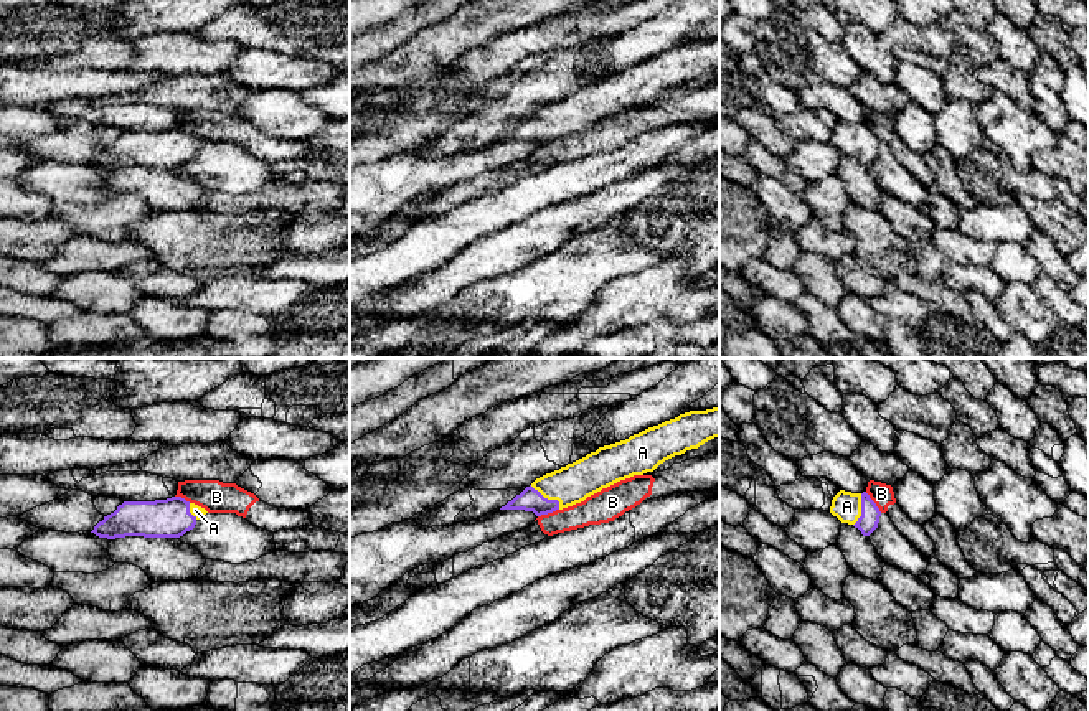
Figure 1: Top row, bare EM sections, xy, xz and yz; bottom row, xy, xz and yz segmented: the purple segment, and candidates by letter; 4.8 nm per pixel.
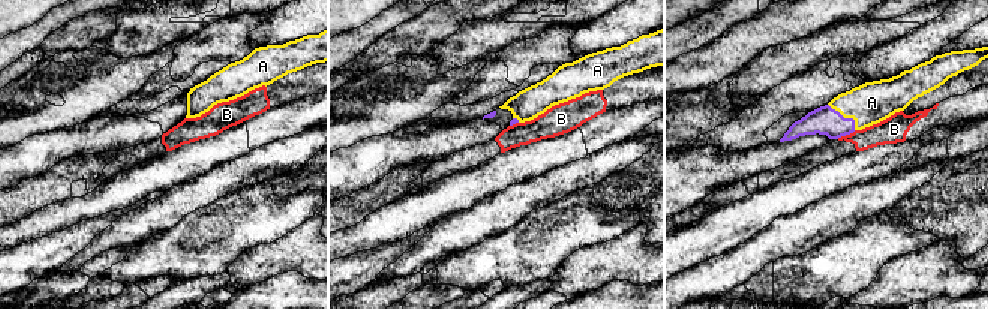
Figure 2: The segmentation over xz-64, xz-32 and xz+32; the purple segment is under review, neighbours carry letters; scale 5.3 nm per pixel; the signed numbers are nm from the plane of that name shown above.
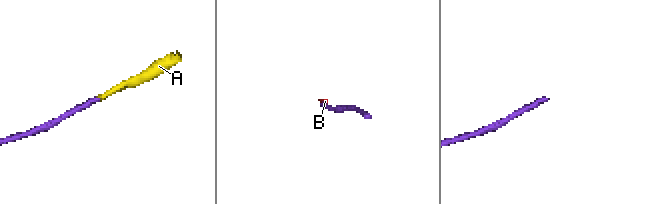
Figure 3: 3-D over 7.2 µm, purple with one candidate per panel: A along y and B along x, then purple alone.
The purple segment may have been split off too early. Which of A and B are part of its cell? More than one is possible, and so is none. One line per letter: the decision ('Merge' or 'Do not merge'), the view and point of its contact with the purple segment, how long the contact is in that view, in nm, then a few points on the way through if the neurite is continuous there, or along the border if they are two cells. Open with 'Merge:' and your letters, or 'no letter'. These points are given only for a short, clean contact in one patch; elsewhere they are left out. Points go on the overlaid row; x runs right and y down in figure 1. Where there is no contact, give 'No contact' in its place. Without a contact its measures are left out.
Merge: A
A: Merge. Touches purple at xz (546, 499). Shared border 190 nm. Path across: xz (530, 500), (546, 499), (555, 490), (573, 484)
B: Do not merge. Touches purple at xz (548, 512). Shared border 110 nm. Boundary: xz (558, 508), (538, 517)

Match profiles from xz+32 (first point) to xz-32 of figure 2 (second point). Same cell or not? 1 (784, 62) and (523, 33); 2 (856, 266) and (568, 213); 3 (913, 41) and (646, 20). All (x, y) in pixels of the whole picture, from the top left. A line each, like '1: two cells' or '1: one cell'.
1: one cell
2: one cell
3: one cell

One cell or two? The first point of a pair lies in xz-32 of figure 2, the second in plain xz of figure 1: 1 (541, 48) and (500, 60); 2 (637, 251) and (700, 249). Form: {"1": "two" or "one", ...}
{"1": "two", "2": "two"}

